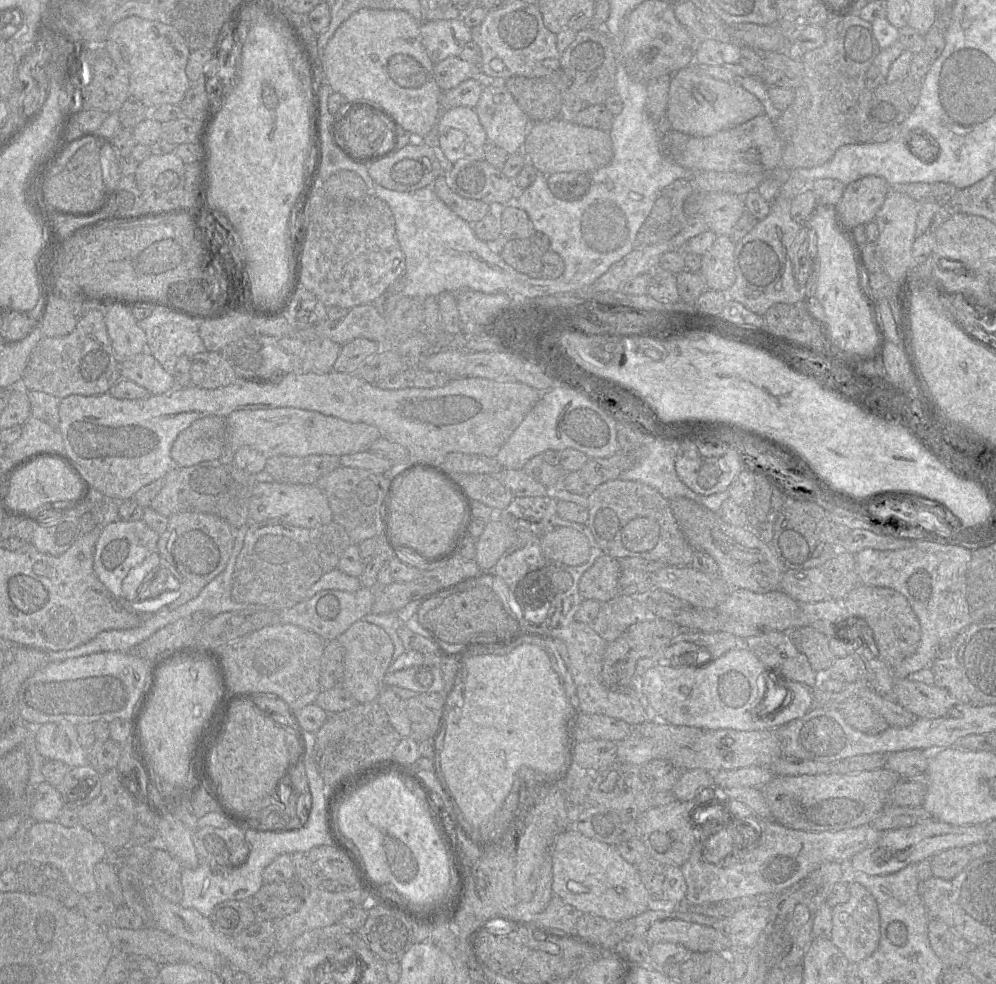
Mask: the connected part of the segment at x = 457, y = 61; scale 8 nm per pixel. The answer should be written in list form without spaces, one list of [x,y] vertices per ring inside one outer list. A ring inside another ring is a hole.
[[[458,56],[434,64],[434,78],[442,91],[450,90],[467,79],[475,79],[479,65],[470,64]]]

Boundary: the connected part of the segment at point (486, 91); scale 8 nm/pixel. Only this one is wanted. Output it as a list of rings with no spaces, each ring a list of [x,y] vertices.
[[[503,84],[483,86],[474,109],[488,142],[504,149],[509,155],[522,152],[531,122]]]

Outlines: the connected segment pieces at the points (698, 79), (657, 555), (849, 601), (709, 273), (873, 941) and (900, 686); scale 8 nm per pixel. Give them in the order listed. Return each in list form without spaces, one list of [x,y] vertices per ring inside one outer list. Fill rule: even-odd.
[[[693,65],[680,69],[670,78],[666,118],[674,130],[683,134],[708,137],[762,114],[764,109],[758,99],[740,85],[716,80]]]
[[[611,480],[600,484],[588,495],[588,520],[591,530],[602,552],[616,559],[640,557],[661,562],[671,567],[689,567],[694,549],[687,542],[670,507],[670,501],[654,488],[637,481]]]
[[[858,585],[841,601],[851,615],[867,621],[877,644],[878,657],[890,668],[911,656],[921,639],[921,627],[908,600],[901,593],[891,588]]]
[[[716,236],[712,246],[701,256],[699,273],[706,289],[727,292],[733,285],[734,245],[728,236]]]
[[[850,881],[849,900],[833,907],[831,941],[850,963],[858,964],[872,955],[879,946],[880,915],[871,892],[858,882]]]
[[[895,679],[894,699],[917,718],[946,716],[958,704],[949,691],[923,682]]]

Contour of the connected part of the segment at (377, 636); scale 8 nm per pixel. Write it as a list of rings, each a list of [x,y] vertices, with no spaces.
[[[359,620],[337,640],[345,650],[343,687],[360,704],[376,701],[384,688],[384,676],[392,663],[394,645],[391,638],[379,626]]]

